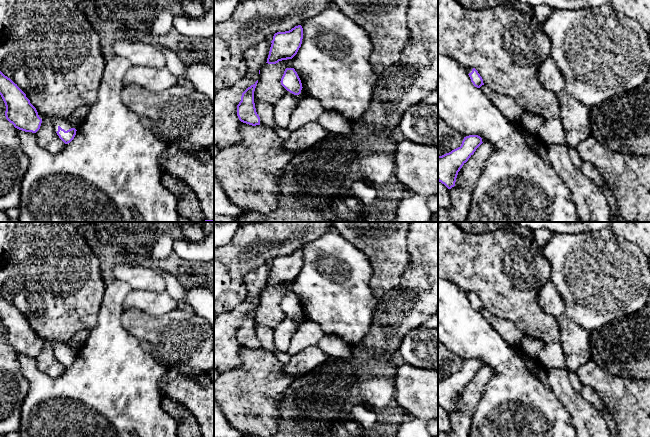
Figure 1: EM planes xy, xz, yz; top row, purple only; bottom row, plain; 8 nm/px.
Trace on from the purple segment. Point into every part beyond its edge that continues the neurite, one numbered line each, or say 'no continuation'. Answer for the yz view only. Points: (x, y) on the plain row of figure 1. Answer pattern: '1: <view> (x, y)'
no continuation

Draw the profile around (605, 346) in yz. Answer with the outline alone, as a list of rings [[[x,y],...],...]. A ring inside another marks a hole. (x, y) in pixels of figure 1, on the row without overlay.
[[[650,296],[638,312],[589,332],[591,360],[616,376],[650,382]]]

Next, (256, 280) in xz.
[[[265,263],[245,275],[244,282],[249,293],[260,294],[266,288],[271,268],[270,264]]]

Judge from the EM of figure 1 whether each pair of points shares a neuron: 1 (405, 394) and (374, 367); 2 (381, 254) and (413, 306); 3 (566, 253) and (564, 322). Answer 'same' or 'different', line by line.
1: different
2: different
3: different

